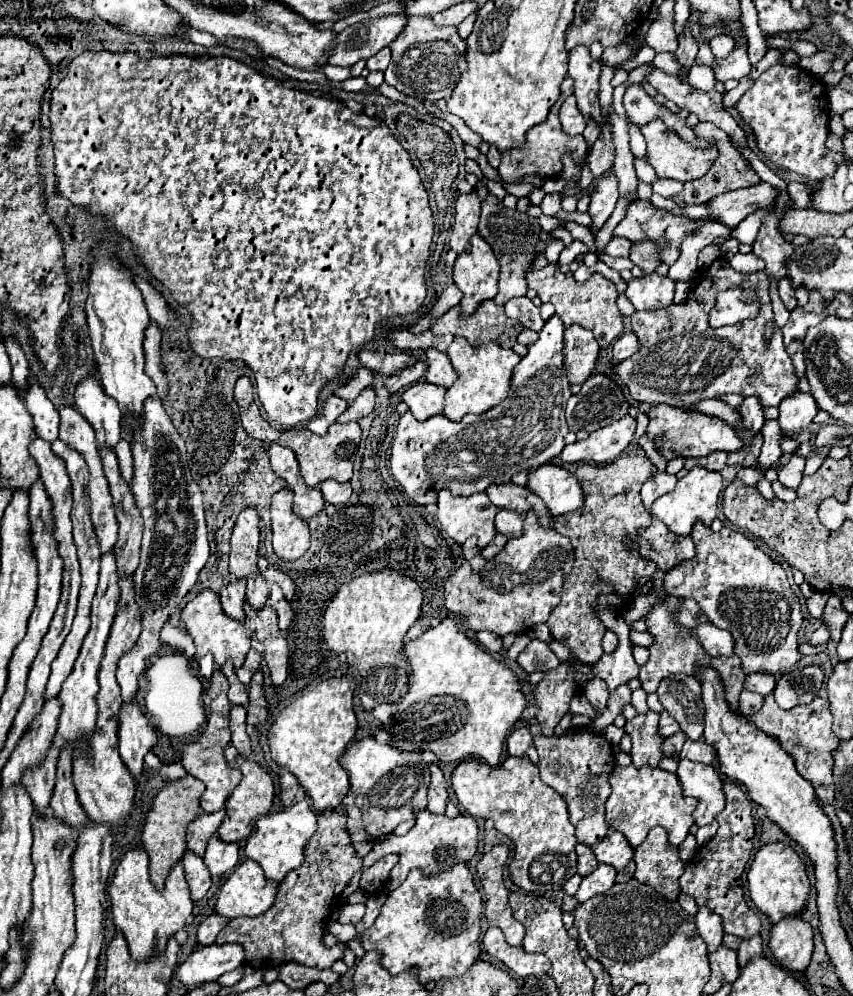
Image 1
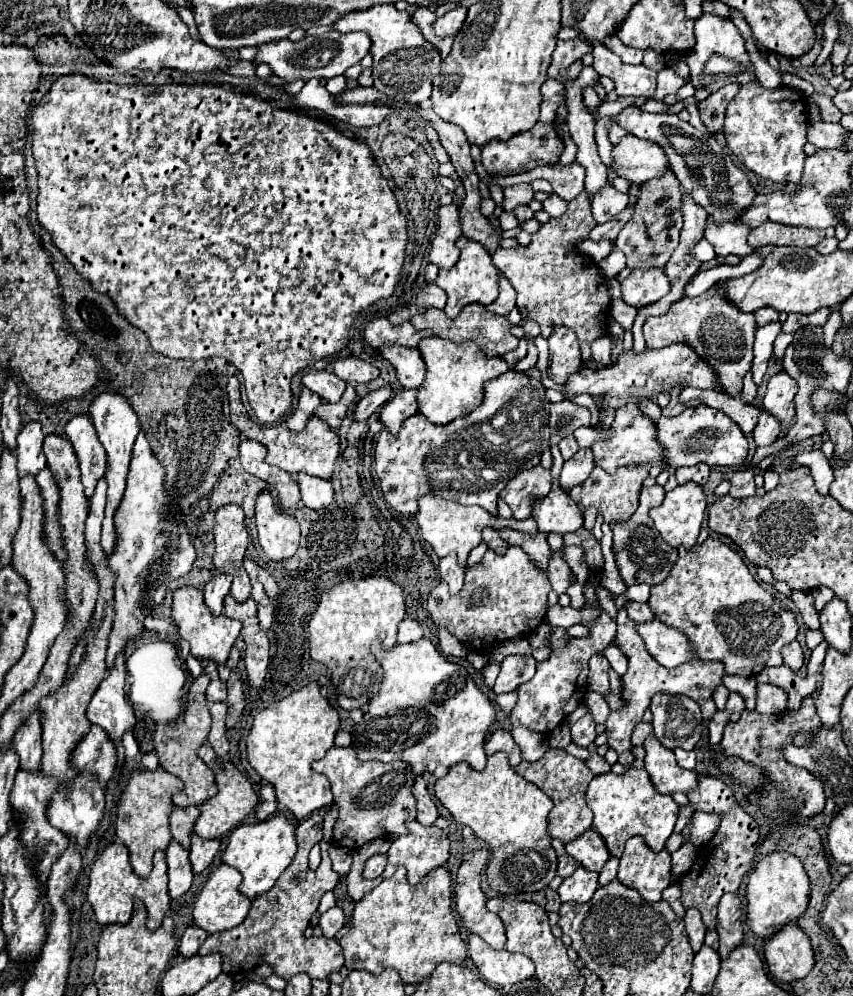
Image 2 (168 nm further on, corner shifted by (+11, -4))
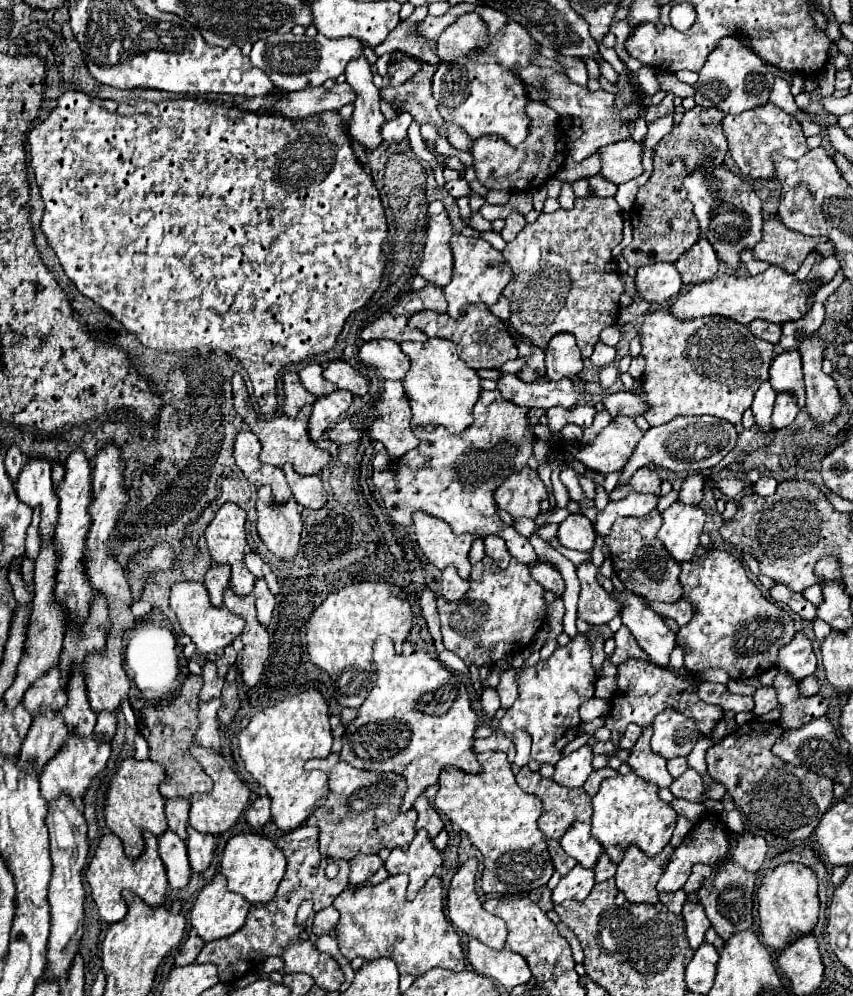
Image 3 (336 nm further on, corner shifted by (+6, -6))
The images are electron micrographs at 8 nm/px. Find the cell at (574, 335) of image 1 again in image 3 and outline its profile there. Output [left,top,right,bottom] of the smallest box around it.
[545,333,583,381]

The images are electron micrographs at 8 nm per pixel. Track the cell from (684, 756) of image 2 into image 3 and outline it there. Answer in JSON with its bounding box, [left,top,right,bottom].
[667,757,687,779]

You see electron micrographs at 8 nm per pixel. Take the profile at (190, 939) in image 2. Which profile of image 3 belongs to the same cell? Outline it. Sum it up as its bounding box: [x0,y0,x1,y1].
[175,935,205,965]

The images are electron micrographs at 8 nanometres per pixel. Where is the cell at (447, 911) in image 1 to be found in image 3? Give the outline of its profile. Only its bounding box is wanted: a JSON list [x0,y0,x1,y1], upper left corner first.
[333,875,465,977]

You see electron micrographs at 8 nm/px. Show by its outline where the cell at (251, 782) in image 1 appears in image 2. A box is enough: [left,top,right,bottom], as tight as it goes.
[194,743,258,839]

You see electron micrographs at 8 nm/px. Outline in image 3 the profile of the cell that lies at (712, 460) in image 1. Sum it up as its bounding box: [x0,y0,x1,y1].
[679,473,707,503]

